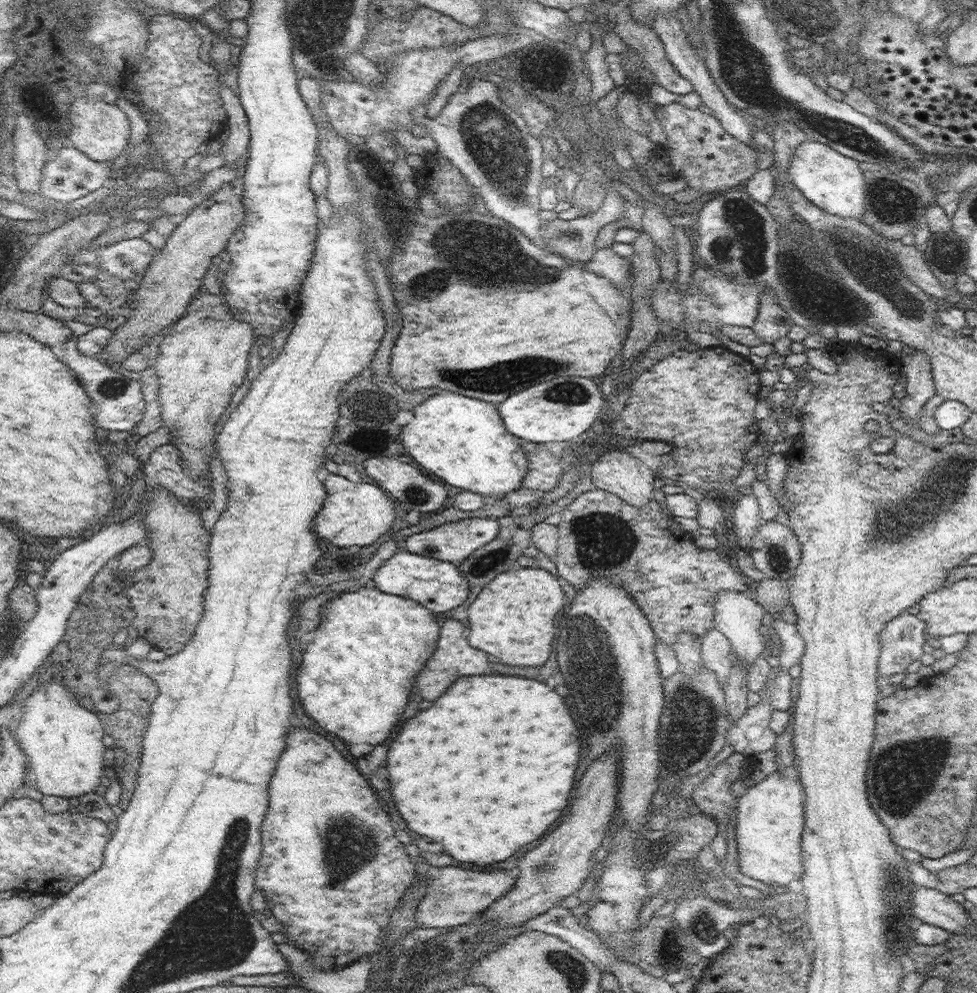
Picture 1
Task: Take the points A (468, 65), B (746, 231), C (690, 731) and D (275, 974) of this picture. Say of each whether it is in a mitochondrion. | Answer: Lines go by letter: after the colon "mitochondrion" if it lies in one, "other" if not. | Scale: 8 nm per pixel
A: other
B: mitochondrion
C: mitochondrion
D: other

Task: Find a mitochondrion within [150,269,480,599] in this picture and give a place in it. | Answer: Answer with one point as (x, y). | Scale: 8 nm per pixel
(418, 495)

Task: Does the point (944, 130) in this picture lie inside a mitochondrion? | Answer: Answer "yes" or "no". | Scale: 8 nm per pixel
no

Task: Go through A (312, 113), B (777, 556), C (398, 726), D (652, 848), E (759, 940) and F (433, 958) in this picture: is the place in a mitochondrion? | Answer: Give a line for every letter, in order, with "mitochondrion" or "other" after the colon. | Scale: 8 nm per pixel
A: other
B: mitochondrion
C: other
D: other
E: other
F: mitochondrion

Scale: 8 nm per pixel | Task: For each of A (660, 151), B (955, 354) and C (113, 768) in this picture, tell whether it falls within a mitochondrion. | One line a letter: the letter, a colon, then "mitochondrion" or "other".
A: other
B: other
C: other

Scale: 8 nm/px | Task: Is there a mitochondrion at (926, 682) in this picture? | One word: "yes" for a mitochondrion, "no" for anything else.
no

